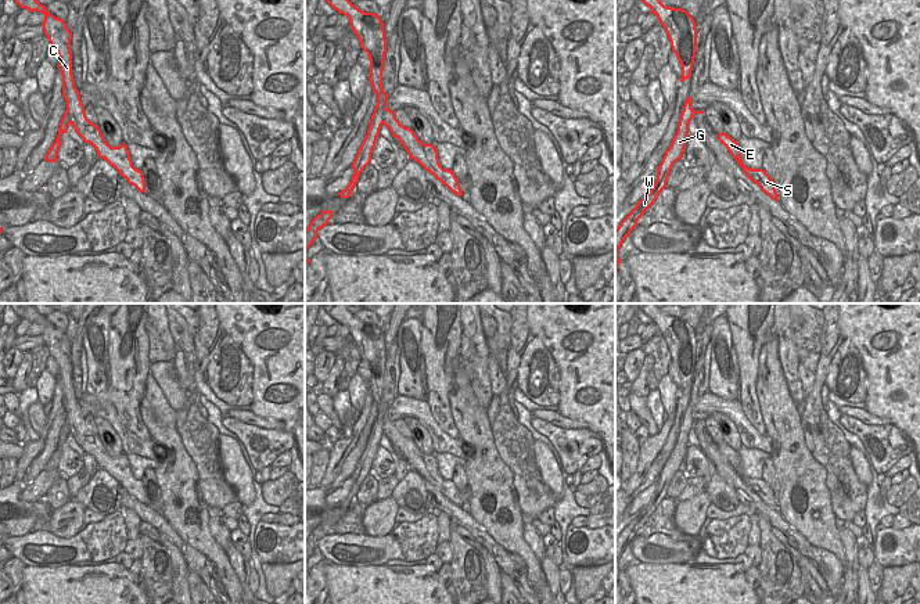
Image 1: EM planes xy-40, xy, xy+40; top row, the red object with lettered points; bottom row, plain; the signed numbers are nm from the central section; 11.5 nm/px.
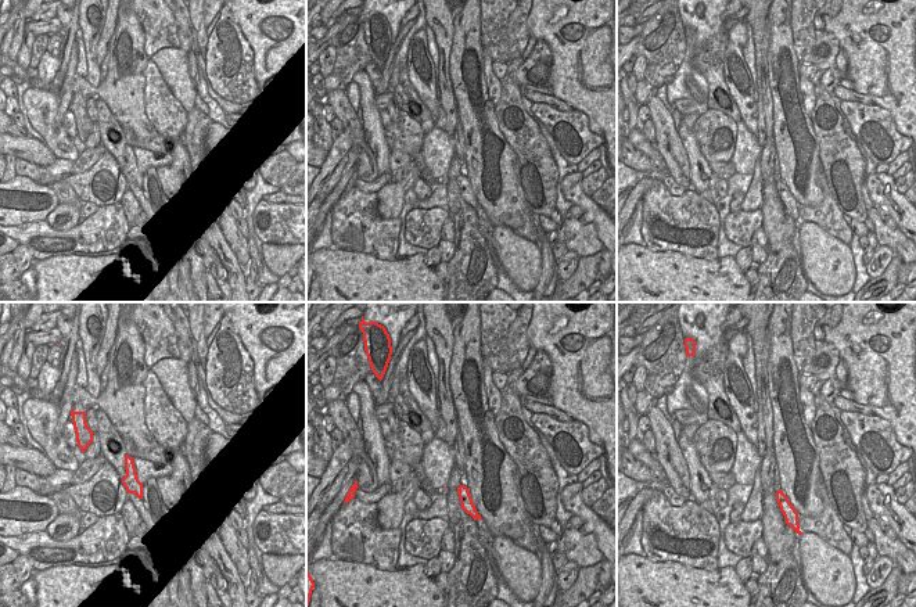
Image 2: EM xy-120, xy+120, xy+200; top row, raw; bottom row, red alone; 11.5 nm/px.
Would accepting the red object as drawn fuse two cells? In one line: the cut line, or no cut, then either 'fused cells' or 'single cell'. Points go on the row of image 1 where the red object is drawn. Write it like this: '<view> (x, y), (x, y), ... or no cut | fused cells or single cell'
xy (380, 94), (384, 103), (384, 122) | fused cells

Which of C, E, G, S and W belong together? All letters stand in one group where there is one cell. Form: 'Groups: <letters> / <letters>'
Groups: C E S / G W

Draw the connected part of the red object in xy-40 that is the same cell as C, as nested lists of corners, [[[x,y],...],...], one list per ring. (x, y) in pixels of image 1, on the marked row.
[[[14,0],[21,8],[26,8],[30,12],[37,11],[44,15],[42,24],[44,35],[47,36],[50,46],[53,46],[60,57],[60,72],[62,76],[62,96],[67,101],[67,108],[71,116],[71,123],[76,133],[85,143],[91,144],[98,158],[105,159],[114,166],[129,184],[134,186],[140,193],[145,194],[145,181],[141,169],[136,169],[130,159],[127,145],[123,143],[119,147],[111,147],[97,125],[90,122],[85,112],[85,105],[80,100],[80,93],[75,87],[72,75],[72,51],[71,39],[72,32],[67,28],[64,19],[54,17],[40,4],[37,0]]]

